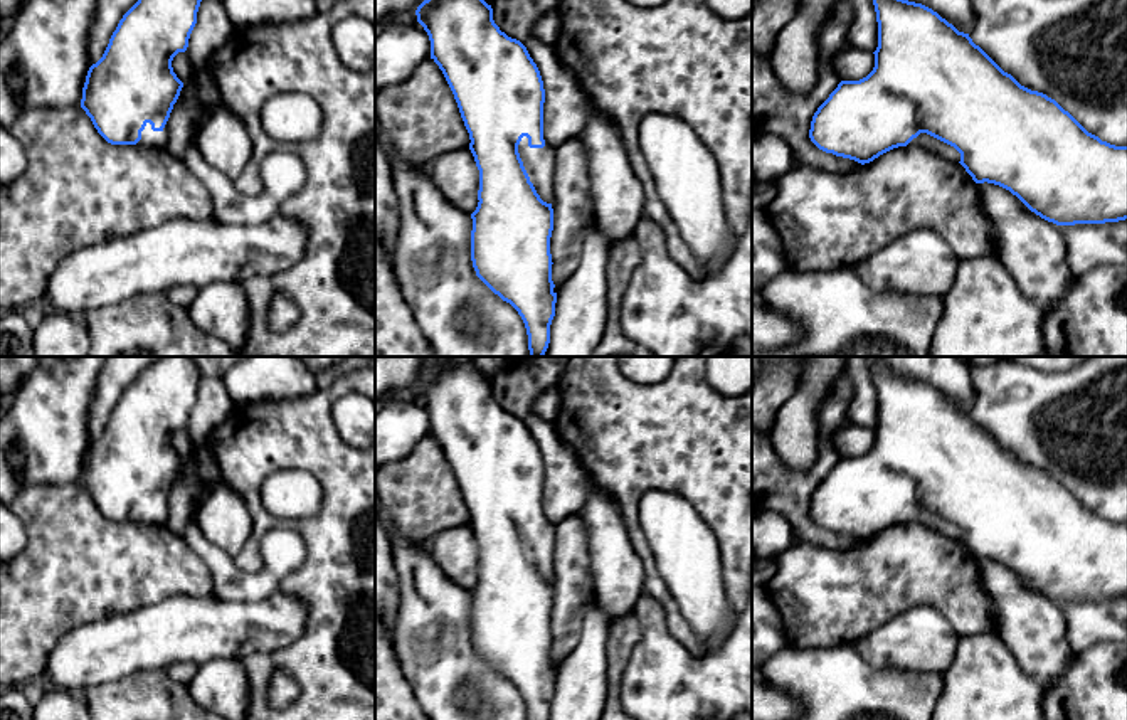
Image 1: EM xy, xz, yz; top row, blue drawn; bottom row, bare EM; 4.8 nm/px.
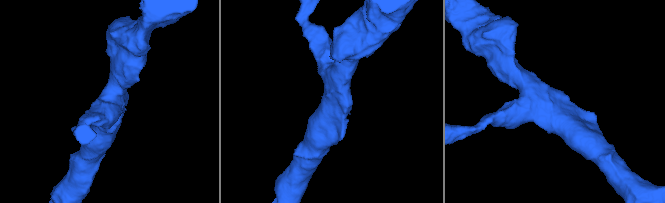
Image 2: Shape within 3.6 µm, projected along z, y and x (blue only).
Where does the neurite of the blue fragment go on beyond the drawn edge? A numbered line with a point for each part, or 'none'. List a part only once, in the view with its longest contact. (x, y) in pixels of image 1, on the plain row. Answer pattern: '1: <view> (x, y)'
1: xz (539, 539)

